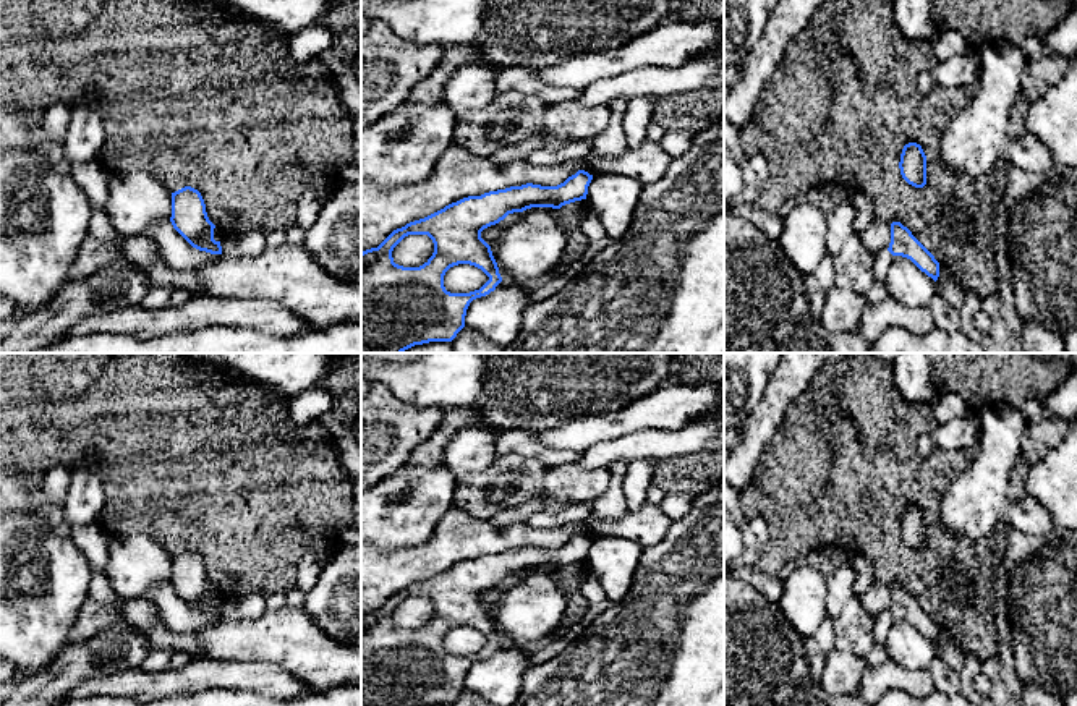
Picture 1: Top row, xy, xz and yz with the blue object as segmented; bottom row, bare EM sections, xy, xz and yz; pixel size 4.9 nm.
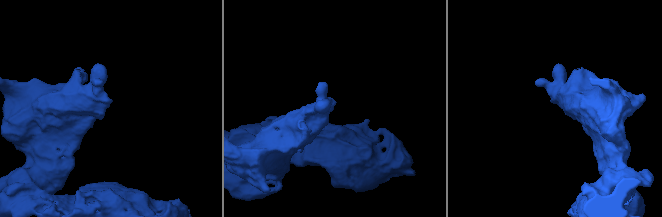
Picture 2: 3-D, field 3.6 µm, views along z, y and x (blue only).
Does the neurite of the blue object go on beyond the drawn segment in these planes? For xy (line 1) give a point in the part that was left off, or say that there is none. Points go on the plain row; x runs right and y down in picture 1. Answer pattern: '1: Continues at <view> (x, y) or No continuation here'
1: No continuation here

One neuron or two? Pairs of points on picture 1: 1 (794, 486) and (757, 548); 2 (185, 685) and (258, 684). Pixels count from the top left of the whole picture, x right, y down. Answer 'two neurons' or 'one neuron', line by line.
1: two neurons
2: one neuron

